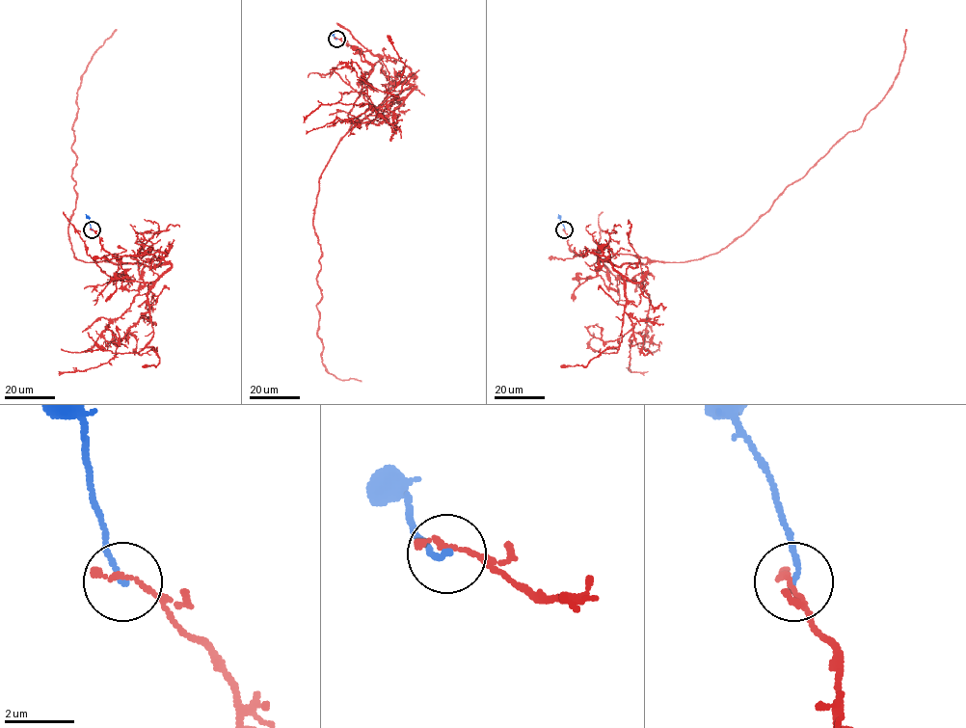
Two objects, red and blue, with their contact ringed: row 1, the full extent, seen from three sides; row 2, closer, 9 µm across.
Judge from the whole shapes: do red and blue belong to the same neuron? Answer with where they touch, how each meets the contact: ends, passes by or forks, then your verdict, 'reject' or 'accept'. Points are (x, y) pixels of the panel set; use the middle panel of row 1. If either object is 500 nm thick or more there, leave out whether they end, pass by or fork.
(336, 39) | red ends | blue ends | reject

